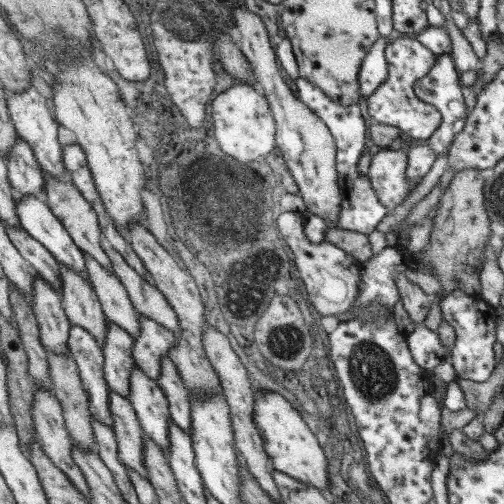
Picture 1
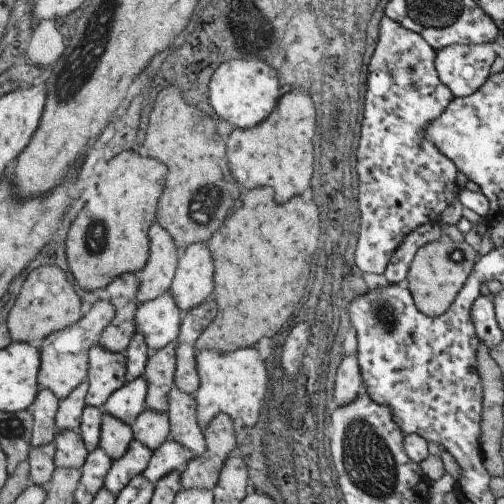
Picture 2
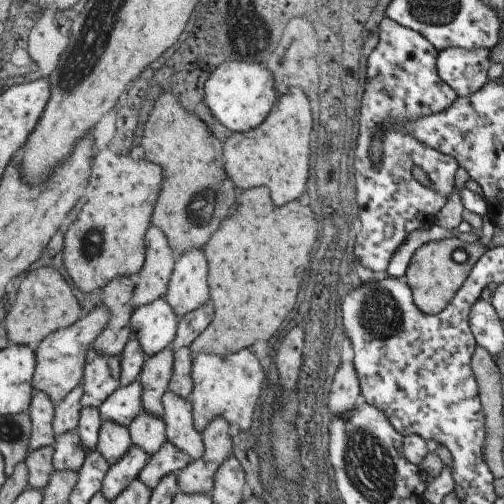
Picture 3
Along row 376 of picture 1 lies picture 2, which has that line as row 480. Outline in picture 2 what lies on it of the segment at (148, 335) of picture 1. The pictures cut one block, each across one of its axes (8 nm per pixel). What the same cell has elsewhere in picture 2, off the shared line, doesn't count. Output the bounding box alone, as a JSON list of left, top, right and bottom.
[143,438,195,486]

